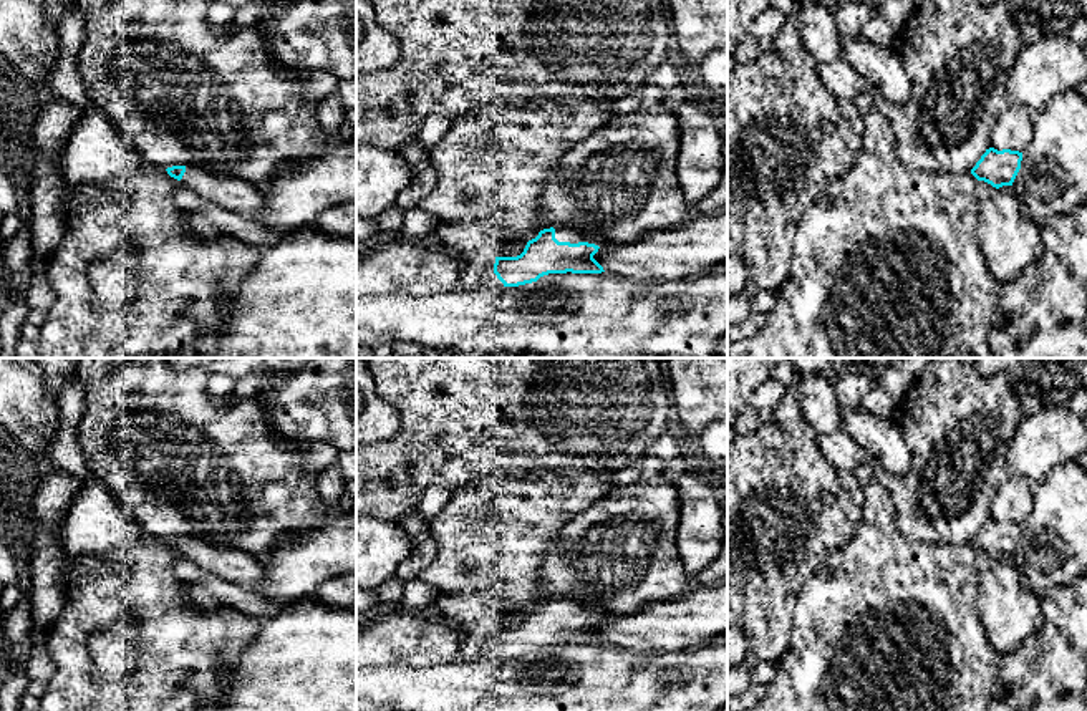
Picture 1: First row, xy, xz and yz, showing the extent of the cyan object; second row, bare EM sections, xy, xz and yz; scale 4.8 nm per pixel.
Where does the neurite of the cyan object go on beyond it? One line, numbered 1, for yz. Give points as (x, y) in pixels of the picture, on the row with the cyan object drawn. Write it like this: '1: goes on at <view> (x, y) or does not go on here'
1: does not go on here

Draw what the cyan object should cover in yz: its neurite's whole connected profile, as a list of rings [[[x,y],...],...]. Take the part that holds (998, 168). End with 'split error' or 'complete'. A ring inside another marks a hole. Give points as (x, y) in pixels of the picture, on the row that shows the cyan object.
[[[994,148],[986,149],[971,174],[978,181],[984,181],[993,187],[999,189],[1002,186],[1012,186],[1019,169],[1021,169],[1022,152]]]; complete

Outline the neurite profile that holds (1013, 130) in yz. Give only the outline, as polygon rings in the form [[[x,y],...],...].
[[[1012,103],[991,129],[991,148],[1022,152],[1032,138],[1031,113],[1029,108]]]

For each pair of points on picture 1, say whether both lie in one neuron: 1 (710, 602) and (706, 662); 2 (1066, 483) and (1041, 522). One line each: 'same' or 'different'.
1: different
2: same

